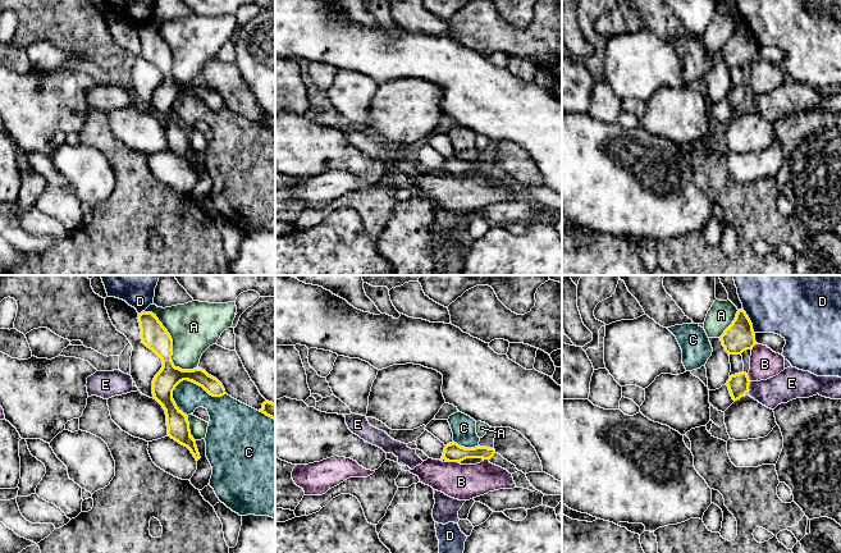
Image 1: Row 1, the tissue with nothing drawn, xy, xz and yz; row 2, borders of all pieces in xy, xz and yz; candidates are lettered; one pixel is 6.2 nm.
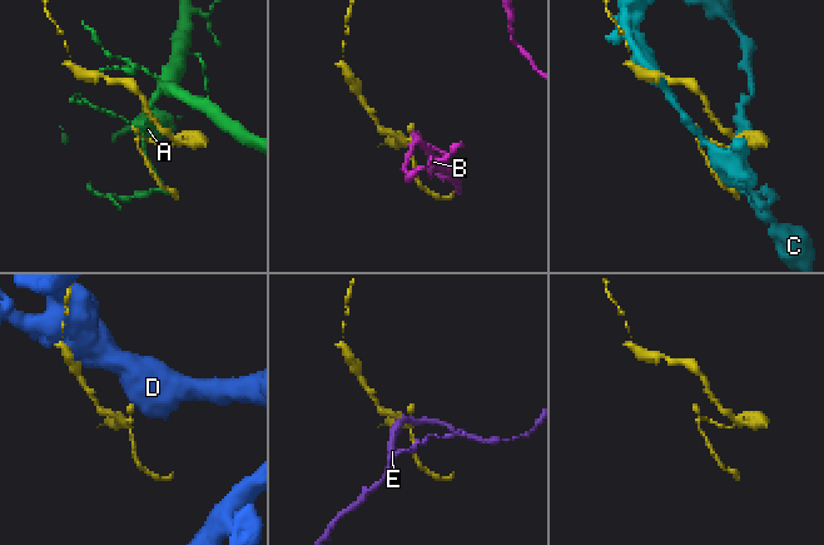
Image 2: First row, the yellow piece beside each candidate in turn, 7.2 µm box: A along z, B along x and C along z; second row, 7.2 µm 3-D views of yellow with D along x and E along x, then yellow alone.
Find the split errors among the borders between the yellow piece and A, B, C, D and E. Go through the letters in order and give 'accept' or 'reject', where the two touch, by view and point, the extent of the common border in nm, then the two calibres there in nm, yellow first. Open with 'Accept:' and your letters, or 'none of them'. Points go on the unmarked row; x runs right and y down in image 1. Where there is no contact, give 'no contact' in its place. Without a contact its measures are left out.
Accept: none of them
A: reject; contact xy (172, 59); length 500 nm; calibres 170 and 320 nm
B: reject; contact xz (453, 174); length 60 nm; calibres 120 and 220 nm
C: reject; contact xy (195, 96); length 340 nm; calibres 150 and 190 nm
D: reject; contact yz (752, 39); length 100 nm; calibres 190 and 320 nm
E: reject; contact yz (748, 100); length 70 nm; calibres 130 and 190 nm

